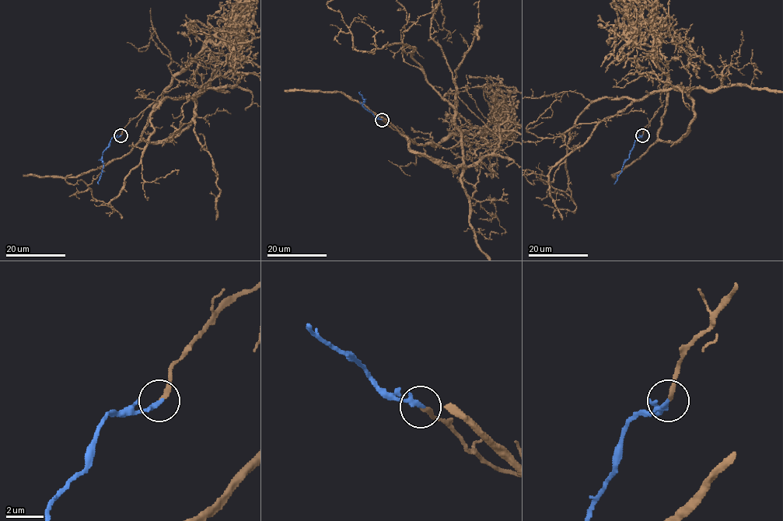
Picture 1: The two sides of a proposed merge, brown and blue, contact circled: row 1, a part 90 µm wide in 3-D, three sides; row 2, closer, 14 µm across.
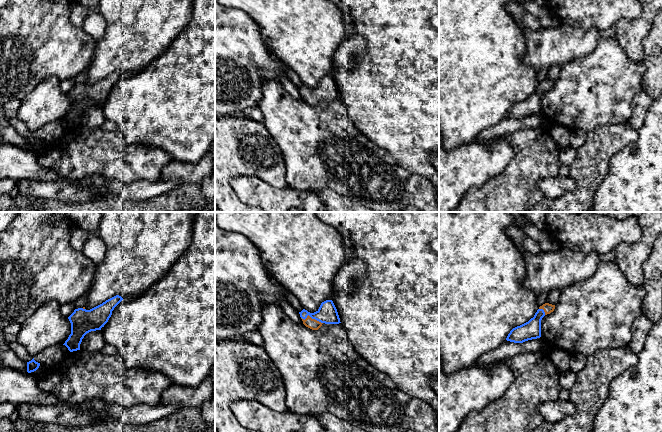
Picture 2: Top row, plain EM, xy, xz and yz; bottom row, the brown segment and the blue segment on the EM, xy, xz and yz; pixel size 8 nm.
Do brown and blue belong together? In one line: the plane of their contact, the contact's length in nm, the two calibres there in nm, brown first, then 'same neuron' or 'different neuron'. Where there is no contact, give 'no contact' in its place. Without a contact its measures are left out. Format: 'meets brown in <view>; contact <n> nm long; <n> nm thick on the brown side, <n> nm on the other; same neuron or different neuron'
meets brown in xz; contact 180 nm long; 90 nm thick on the brown side, 160 nm on the other; same neuron

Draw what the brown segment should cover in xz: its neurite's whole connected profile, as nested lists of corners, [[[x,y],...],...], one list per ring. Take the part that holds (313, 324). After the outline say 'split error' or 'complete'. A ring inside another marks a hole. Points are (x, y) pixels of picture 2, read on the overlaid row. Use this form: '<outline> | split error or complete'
[[[332,300],[322,302],[319,309],[314,313],[310,313],[303,309],[299,314],[302,318],[303,324],[312,330],[318,330],[323,323],[341,323],[337,309]]] | split error

